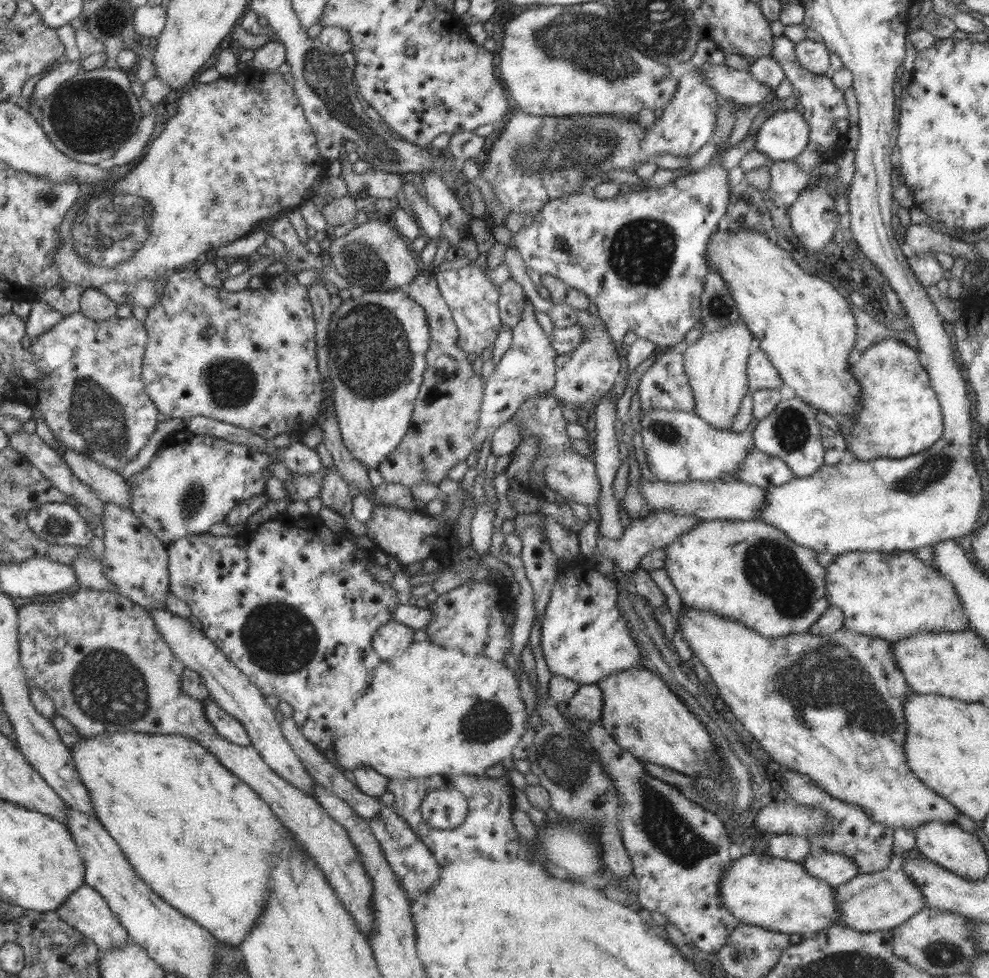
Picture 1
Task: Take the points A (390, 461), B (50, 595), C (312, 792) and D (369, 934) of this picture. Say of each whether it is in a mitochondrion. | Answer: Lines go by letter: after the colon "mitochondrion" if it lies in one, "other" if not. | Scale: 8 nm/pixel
A: other
B: other
C: other
D: other

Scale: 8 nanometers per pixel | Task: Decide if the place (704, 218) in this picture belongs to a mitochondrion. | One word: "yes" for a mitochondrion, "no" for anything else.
no

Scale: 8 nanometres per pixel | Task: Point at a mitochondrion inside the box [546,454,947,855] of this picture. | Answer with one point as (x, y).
(825, 680)

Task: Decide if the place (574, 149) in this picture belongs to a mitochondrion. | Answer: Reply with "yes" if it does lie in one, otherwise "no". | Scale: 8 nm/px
yes

